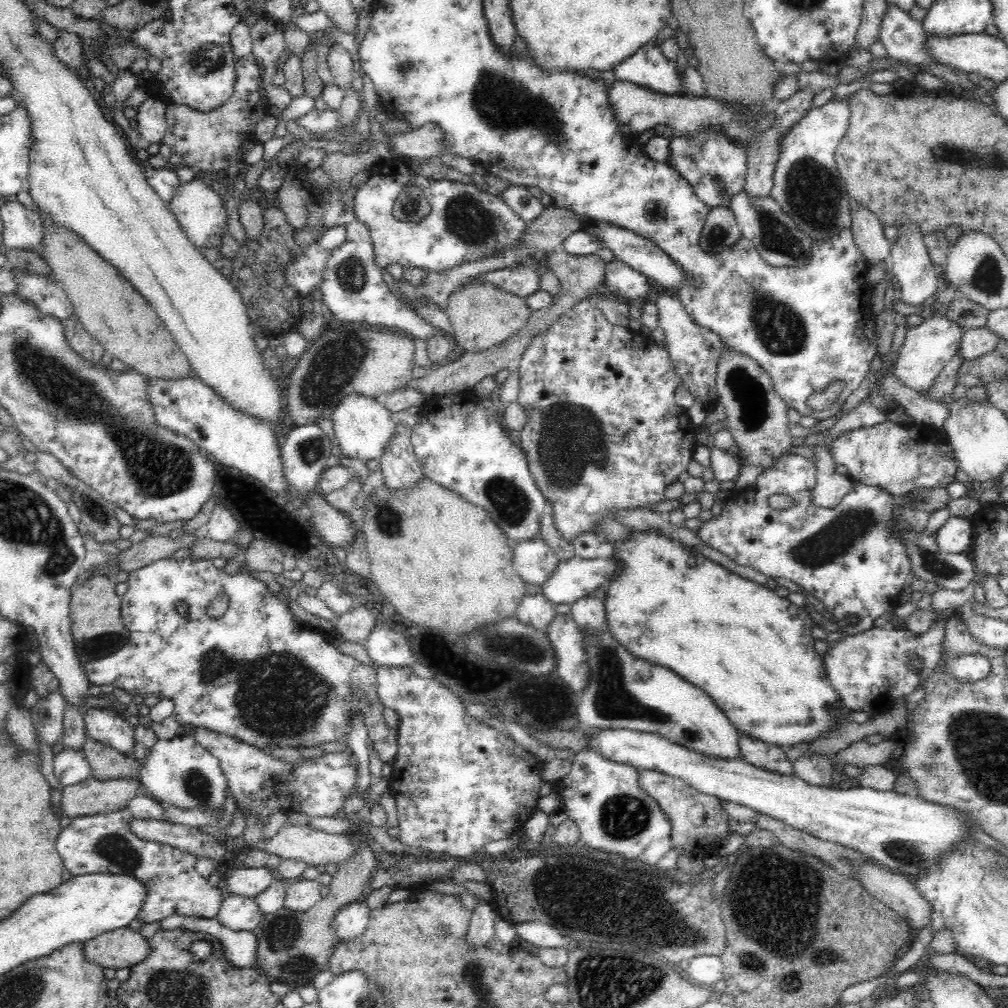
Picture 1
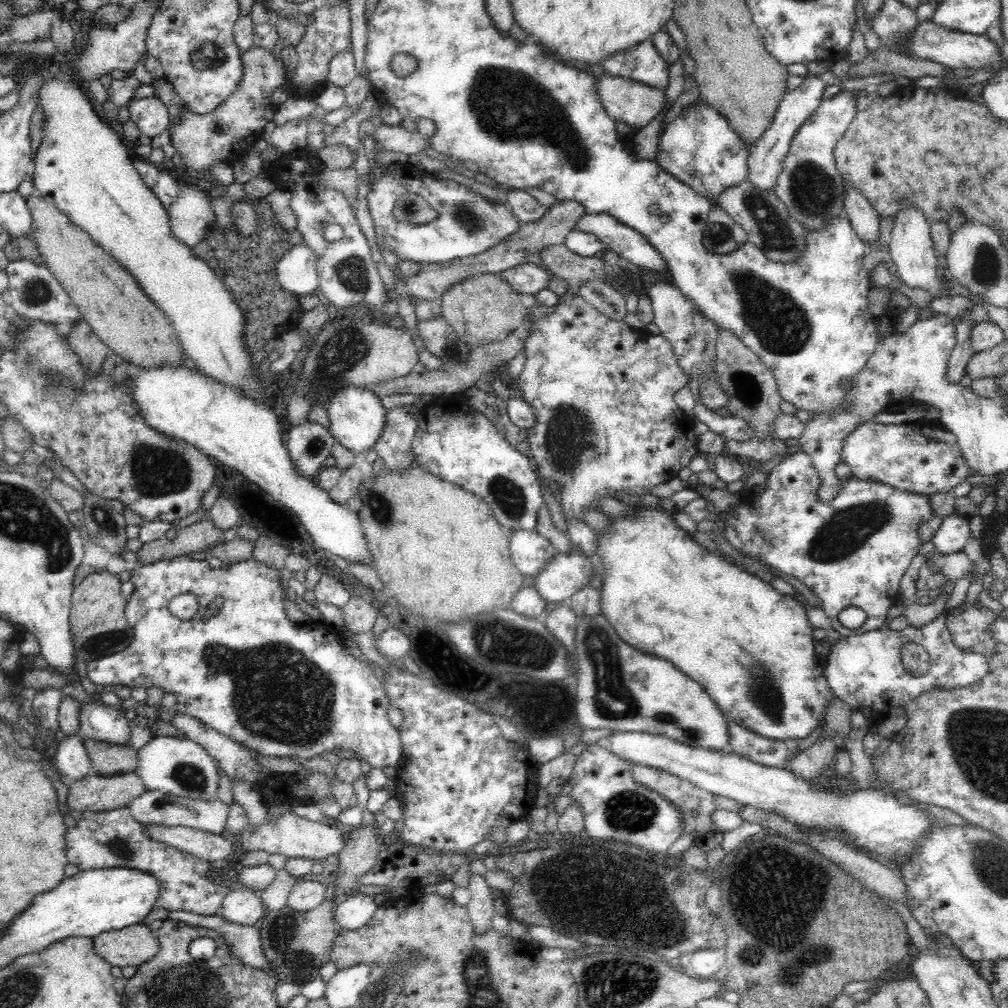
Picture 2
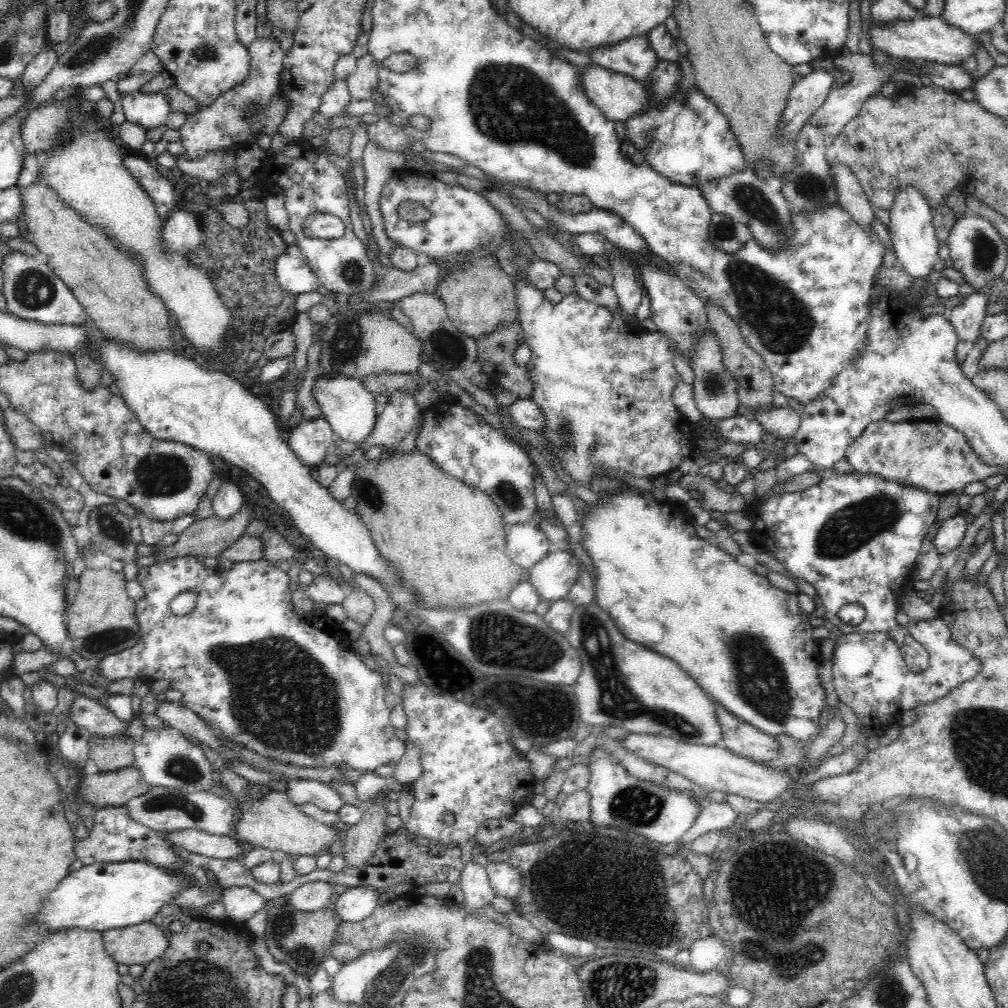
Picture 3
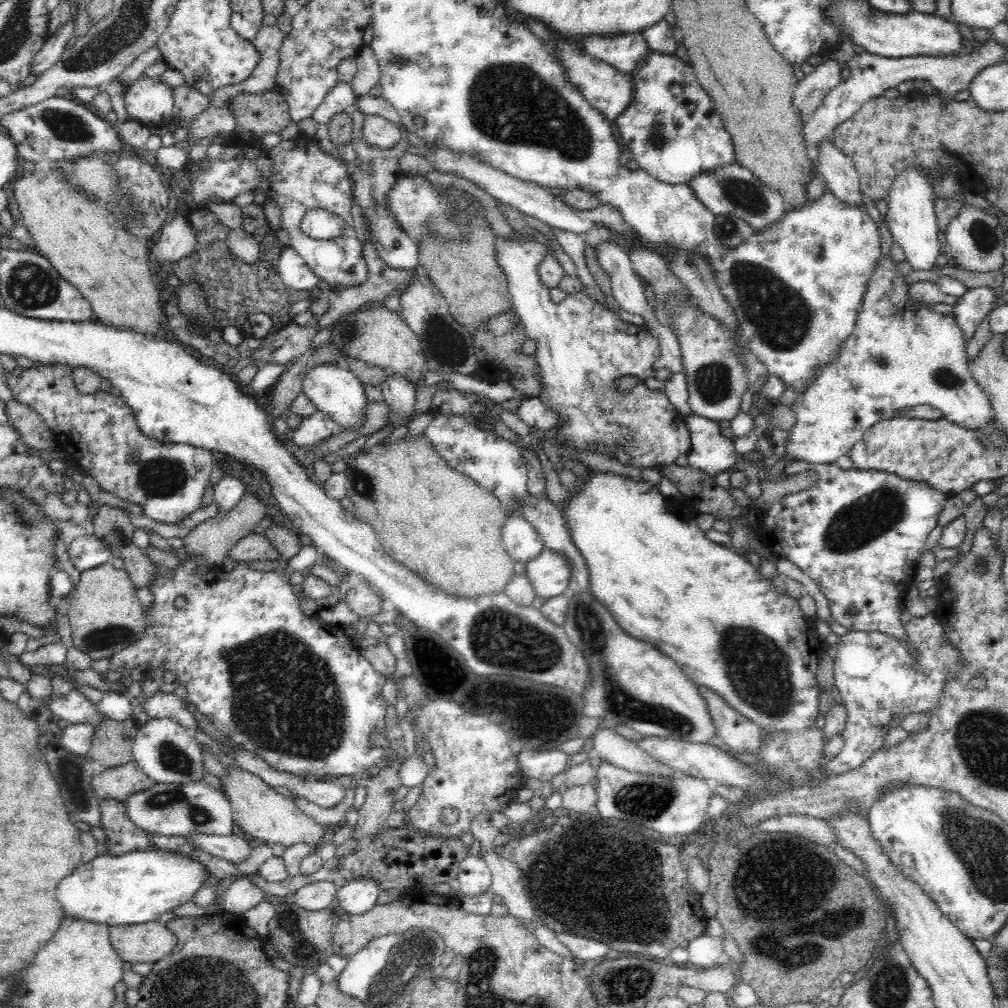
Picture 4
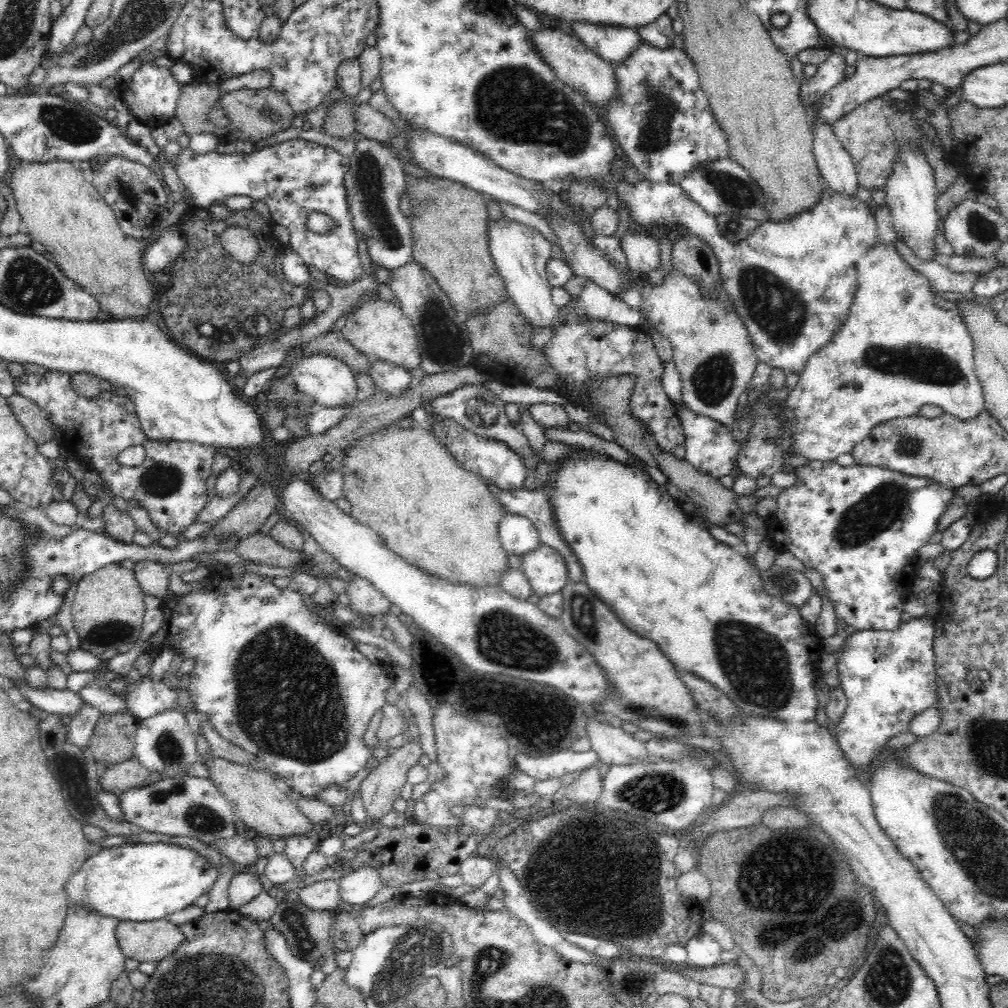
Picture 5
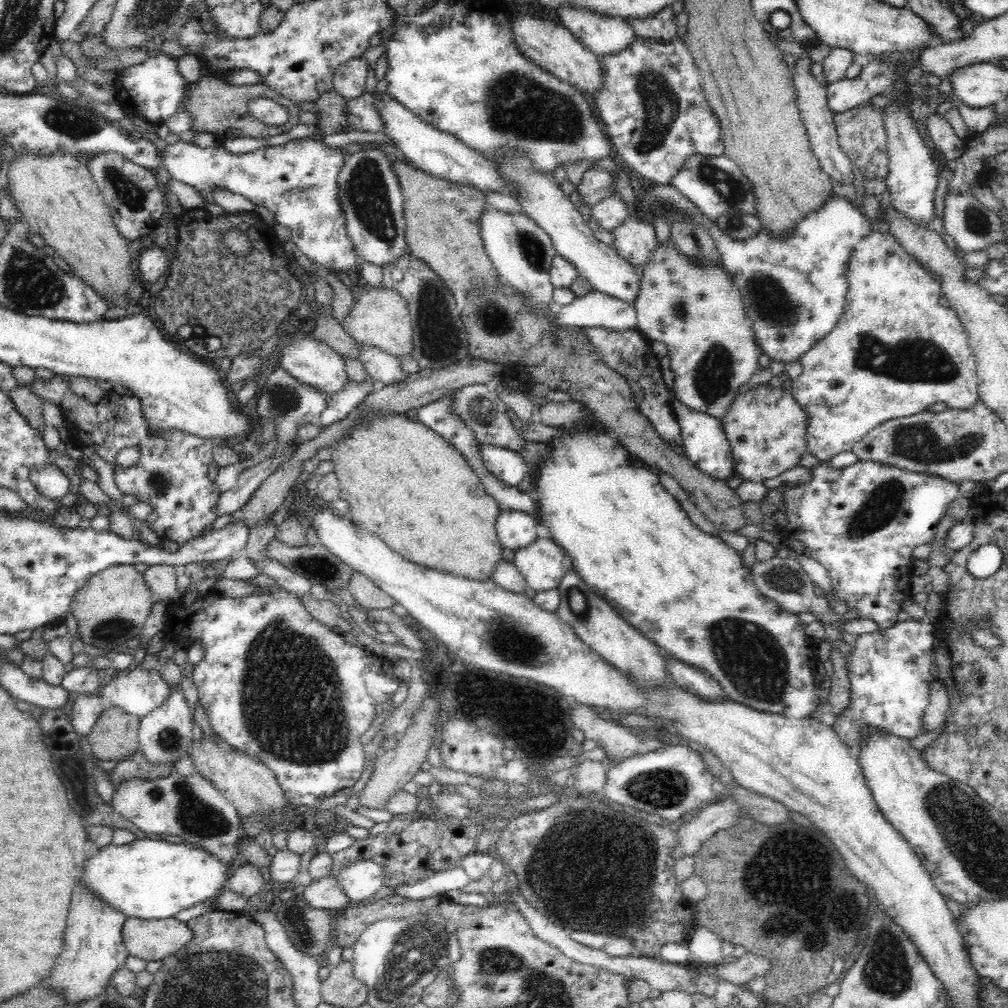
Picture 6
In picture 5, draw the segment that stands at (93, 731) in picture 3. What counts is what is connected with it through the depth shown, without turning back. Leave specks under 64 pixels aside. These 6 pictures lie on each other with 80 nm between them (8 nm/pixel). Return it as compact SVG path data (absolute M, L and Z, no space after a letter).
M25 679L15 682L23 693L23 698L38 706L40 710L52 715L58 714L61 718L78 716L80 709L86 704L79 694L68 688L54 690L49 686L47 689L32 689L26 684Z

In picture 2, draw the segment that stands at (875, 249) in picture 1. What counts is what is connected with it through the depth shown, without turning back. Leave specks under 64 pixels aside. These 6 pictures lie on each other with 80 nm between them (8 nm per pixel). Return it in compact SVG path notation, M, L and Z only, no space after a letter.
M845 182L844 208L852 229L865 244L880 246L882 236L880 232L880 218L874 207L866 197Z

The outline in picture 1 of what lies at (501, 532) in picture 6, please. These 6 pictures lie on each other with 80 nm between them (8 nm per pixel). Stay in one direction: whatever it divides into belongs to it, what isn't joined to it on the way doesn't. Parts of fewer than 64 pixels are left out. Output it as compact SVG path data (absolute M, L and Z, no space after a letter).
M544 539L512 544L513 565L525 585L542 586L558 566L558 558Z

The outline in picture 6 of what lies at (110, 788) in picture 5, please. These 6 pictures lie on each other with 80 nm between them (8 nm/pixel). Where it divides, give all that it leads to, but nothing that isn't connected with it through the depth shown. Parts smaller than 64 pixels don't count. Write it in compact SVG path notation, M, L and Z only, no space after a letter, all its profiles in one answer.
M136 750L127 759L118 761L116 766L108 771L108 777L110 777L114 788L117 789L122 783L132 779L151 781L166 778L173 770L175 770L175 767L172 766L172 763L148 763L140 750Z

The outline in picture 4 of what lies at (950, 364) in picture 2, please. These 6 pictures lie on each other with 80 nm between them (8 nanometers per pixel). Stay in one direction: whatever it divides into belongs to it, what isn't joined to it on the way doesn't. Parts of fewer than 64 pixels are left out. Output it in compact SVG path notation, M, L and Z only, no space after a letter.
M988 287L968 289L952 306L952 317L958 325L966 344L974 336L976 328L982 324L988 312L993 309L994 291Z

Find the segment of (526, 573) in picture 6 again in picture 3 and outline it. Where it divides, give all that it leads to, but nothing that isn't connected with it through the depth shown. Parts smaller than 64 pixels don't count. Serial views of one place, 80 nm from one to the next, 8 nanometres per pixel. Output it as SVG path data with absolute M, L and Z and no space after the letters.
M554 549L528 571L529 582L542 601L556 602L567 599L582 571L582 562L570 550Z

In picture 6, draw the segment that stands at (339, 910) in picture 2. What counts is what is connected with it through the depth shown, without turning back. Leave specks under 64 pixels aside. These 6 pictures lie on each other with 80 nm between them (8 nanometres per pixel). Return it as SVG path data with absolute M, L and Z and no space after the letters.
M370 860L338 867L336 877L350 905L374 896L384 884L382 868Z

